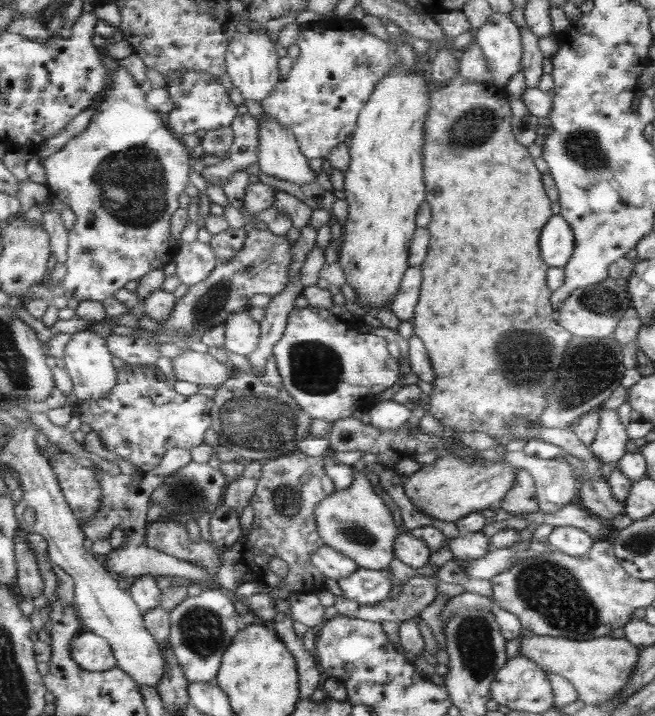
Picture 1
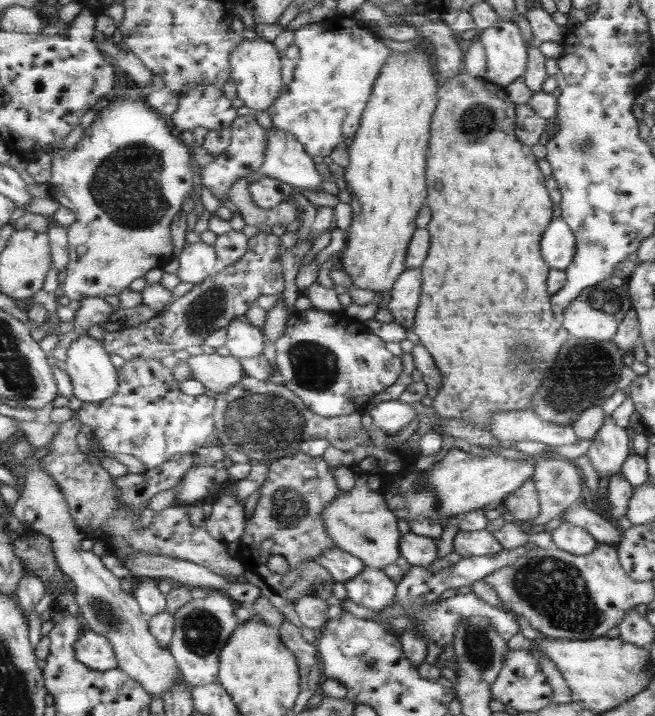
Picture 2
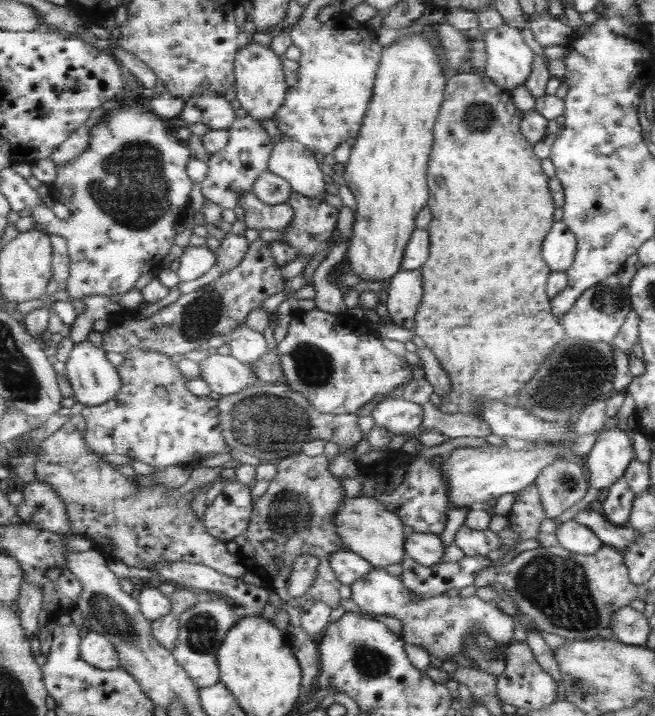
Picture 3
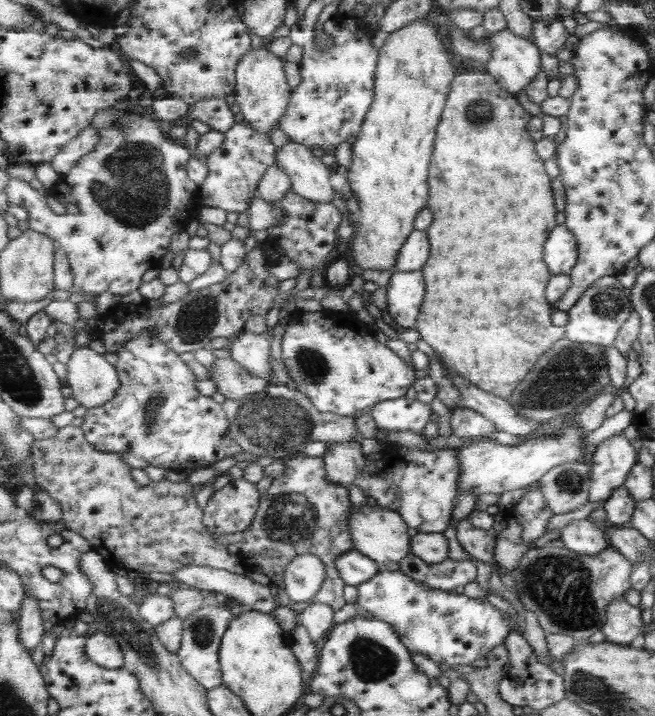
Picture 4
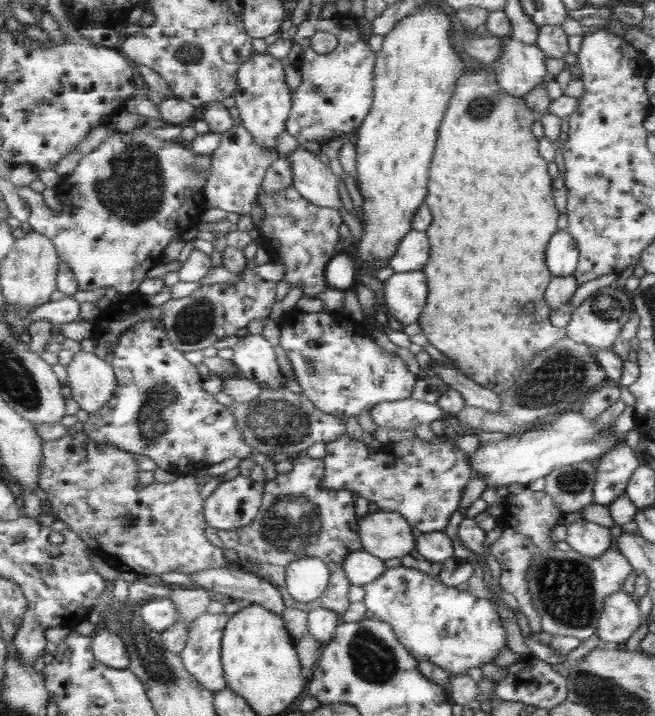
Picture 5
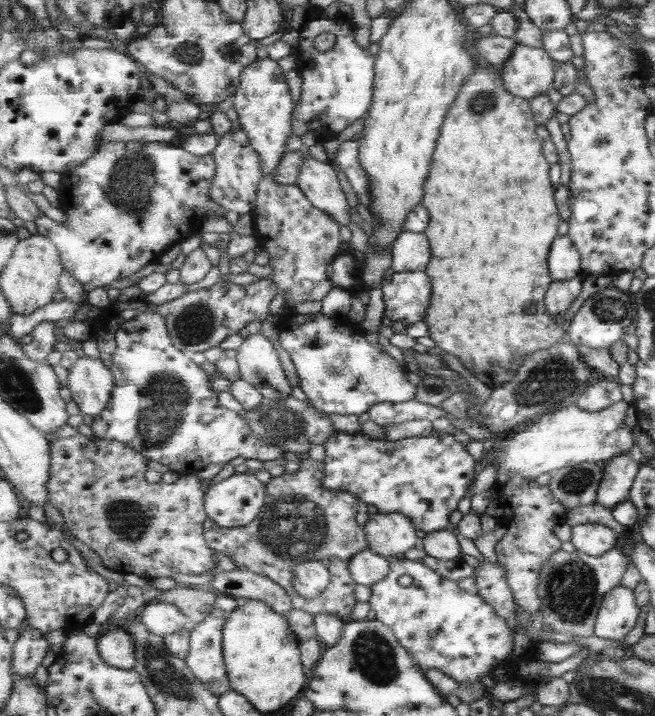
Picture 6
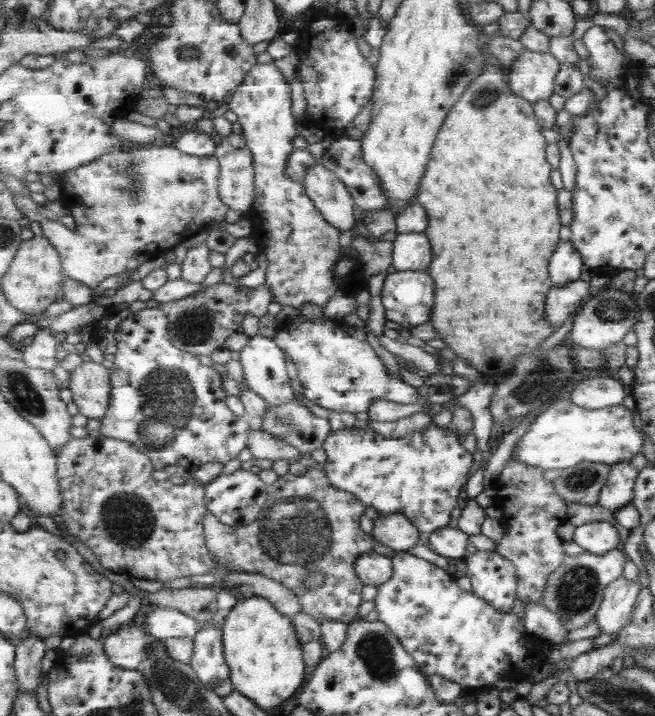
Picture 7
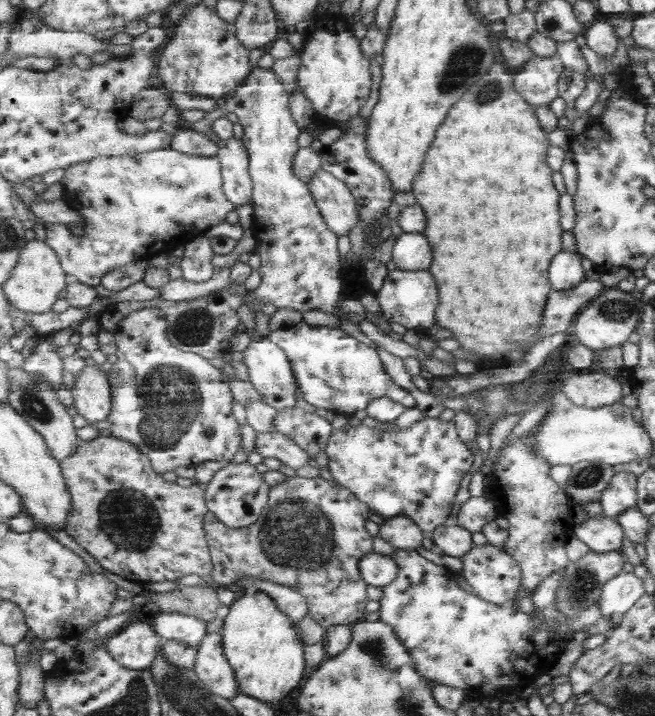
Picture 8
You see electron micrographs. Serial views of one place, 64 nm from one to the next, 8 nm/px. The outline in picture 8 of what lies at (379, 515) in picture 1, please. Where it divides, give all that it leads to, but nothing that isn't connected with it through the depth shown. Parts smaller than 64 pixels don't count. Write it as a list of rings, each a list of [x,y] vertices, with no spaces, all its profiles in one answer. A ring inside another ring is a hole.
[[[405,516],[387,518],[381,524],[379,536],[396,549],[415,550],[423,546],[423,529]]]

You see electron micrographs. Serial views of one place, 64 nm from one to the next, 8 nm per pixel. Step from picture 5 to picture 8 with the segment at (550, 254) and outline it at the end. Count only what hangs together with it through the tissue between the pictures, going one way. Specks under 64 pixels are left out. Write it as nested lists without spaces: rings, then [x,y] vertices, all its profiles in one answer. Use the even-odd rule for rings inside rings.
[[[561,250],[550,266],[550,282],[554,290],[573,290],[584,280],[585,272],[581,266],[581,255]]]

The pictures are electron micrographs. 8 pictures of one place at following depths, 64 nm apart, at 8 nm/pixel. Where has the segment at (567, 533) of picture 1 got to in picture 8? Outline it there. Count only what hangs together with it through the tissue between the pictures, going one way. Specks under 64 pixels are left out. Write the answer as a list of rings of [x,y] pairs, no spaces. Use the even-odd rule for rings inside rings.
[[[607,515],[589,517],[574,534],[595,552],[621,551],[625,529],[616,518]]]

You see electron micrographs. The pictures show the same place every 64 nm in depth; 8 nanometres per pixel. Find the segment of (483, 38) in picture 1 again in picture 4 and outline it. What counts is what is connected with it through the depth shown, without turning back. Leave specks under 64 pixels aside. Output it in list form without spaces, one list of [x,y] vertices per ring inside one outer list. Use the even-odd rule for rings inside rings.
[[[507,28],[488,33],[493,45],[493,56],[486,63],[486,70],[510,94],[519,95],[543,70],[541,49]]]

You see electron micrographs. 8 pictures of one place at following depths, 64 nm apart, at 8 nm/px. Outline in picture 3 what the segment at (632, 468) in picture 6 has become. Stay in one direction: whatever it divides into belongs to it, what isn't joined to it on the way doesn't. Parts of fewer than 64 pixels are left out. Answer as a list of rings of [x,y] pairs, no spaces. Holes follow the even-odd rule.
[[[619,427],[607,428],[599,434],[596,439],[595,444],[591,448],[590,452],[587,454],[586,465],[589,470],[590,475],[590,489],[588,490],[587,496],[573,504],[571,508],[565,509],[565,512],[561,516],[556,516],[555,521],[557,523],[564,523],[573,519],[581,510],[587,508],[587,504],[596,504],[597,500],[601,498],[603,490],[609,490],[611,486],[624,478],[625,472],[627,472],[627,466],[631,464],[631,460],[635,460],[635,448],[633,448],[633,440],[631,433],[623,432],[623,429]]]

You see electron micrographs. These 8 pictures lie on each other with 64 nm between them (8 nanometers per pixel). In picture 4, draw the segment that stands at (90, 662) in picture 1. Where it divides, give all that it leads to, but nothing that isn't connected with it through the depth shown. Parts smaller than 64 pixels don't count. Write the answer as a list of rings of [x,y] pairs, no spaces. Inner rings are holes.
[[[90,632],[86,652],[97,664],[110,669],[123,668],[125,653],[115,638],[103,632]]]

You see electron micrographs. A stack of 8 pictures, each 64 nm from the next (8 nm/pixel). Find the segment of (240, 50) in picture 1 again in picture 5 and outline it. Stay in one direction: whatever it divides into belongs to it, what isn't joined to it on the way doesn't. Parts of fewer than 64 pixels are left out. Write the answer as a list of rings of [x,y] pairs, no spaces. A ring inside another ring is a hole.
[[[255,53],[238,72],[239,89],[234,98],[240,112],[242,126],[252,132],[255,142],[261,147],[277,151],[277,140],[288,130],[288,119],[292,114],[293,91],[286,82],[286,66],[282,59],[272,54]]]

